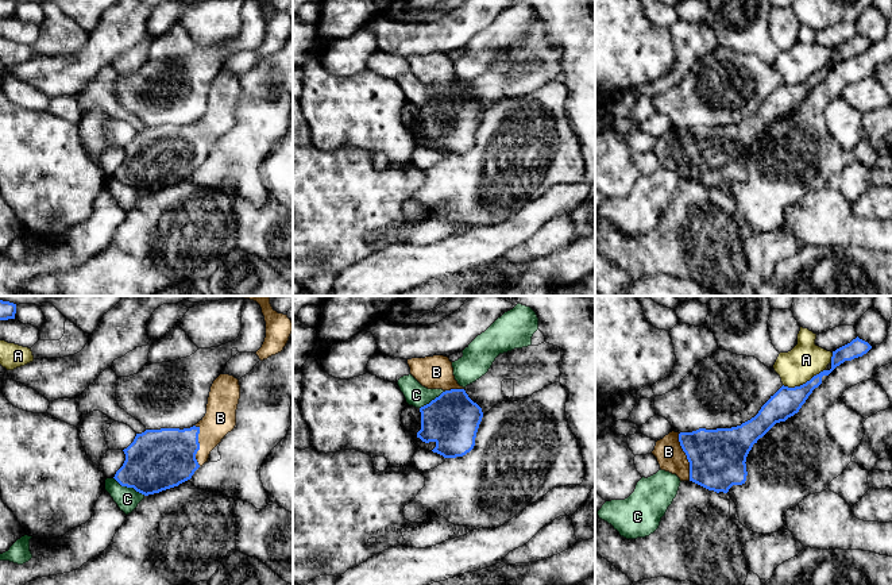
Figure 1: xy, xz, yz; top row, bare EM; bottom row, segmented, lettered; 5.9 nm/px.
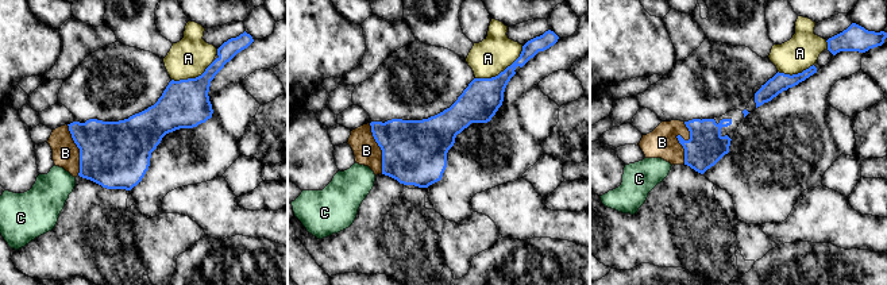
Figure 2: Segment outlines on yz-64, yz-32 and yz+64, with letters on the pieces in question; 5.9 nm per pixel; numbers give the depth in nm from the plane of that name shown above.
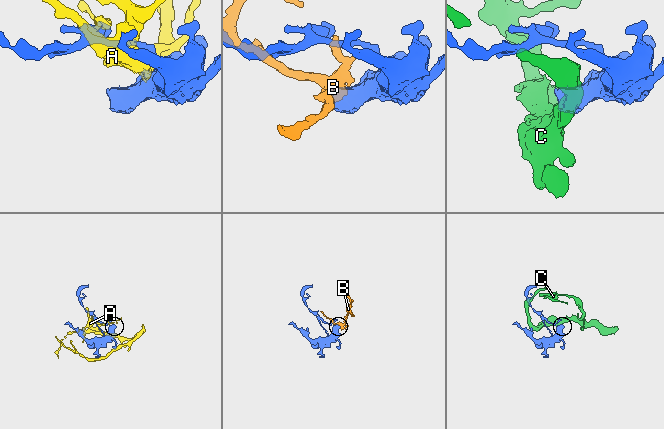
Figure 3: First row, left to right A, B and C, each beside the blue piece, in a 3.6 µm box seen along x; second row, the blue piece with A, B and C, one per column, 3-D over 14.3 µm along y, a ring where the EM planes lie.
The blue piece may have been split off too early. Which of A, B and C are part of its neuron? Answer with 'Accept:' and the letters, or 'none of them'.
Accept: B

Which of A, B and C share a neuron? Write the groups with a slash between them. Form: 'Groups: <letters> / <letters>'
Groups: A / B / C

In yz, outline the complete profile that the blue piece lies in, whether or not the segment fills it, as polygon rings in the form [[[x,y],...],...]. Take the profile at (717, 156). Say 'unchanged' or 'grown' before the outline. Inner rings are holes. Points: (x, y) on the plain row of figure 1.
grown | [[[857,34],[850,41],[833,49],[830,68],[820,69],[800,84],[788,85],[783,82],[750,118],[731,126],[699,126],[692,130],[680,131],[672,128],[656,139],[652,151],[657,155],[661,168],[676,172],[680,178],[692,178],[708,188],[727,190],[733,182],[745,181],[748,173],[745,159],[753,142],[757,141],[757,138],[762,135],[776,120],[785,119],[788,115],[798,111],[812,88],[822,81],[823,73],[829,73],[845,58],[862,54],[870,46],[872,43],[868,39]]]

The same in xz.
grown | [[[433,53],[408,57],[410,72],[428,86],[444,89],[420,105],[421,127],[417,135],[435,139],[432,147],[444,155],[463,154],[475,143],[483,115],[482,105],[474,100],[453,73],[448,54]]]

